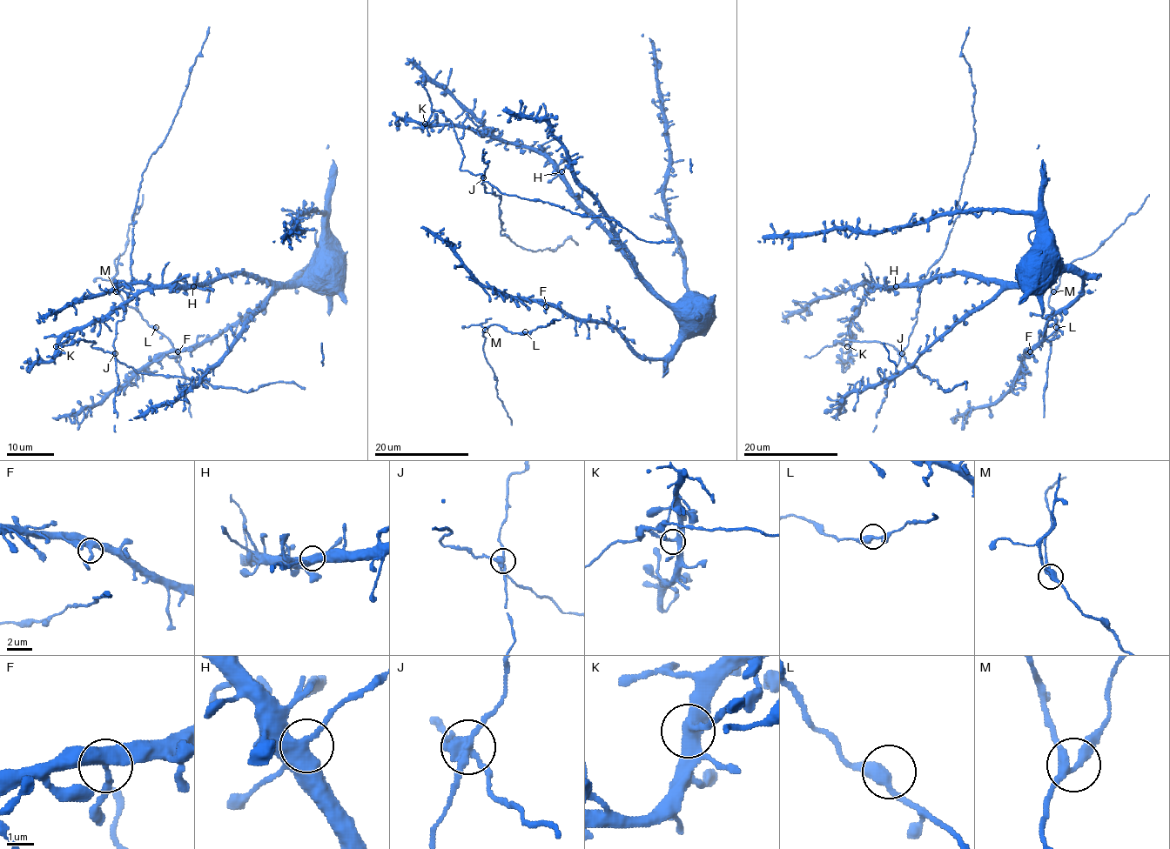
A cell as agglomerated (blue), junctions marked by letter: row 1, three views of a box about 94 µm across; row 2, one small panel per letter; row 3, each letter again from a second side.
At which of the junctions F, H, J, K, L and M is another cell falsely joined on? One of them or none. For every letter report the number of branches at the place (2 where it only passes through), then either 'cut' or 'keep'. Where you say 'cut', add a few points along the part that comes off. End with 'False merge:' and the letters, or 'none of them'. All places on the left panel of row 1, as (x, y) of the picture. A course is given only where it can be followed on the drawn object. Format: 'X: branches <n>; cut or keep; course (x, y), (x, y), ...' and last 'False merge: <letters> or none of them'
F: branches 3; keep
H: branches 4; keep
J: branches 4; keep
K: branches 3; keep
L: branches 2; keep
M: branches 3; keep
False merge: none of them

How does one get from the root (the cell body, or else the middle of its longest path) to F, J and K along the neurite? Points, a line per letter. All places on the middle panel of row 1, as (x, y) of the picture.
F: (557, 172), (631, 262), (634, 271), (674, 311), (681, 340), (663, 357), (642, 357), (615, 328), (546, 306)
J: (557, 172), (527, 148), (466, 127), (427, 125), (432, 109), (452, 123), (464, 155), (460, 169), (484, 177)
K: (557, 172), (542, 155), (527, 148), (504, 143), (466, 127), (425, 123)

